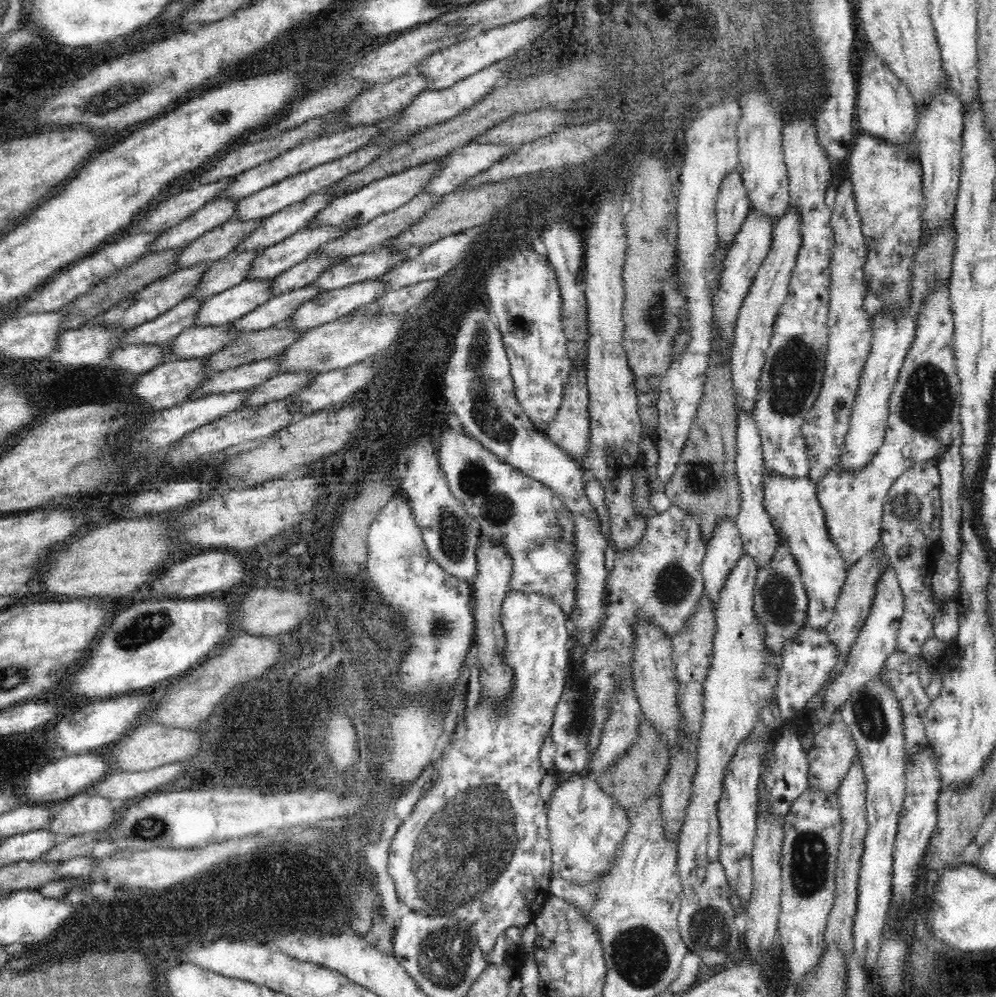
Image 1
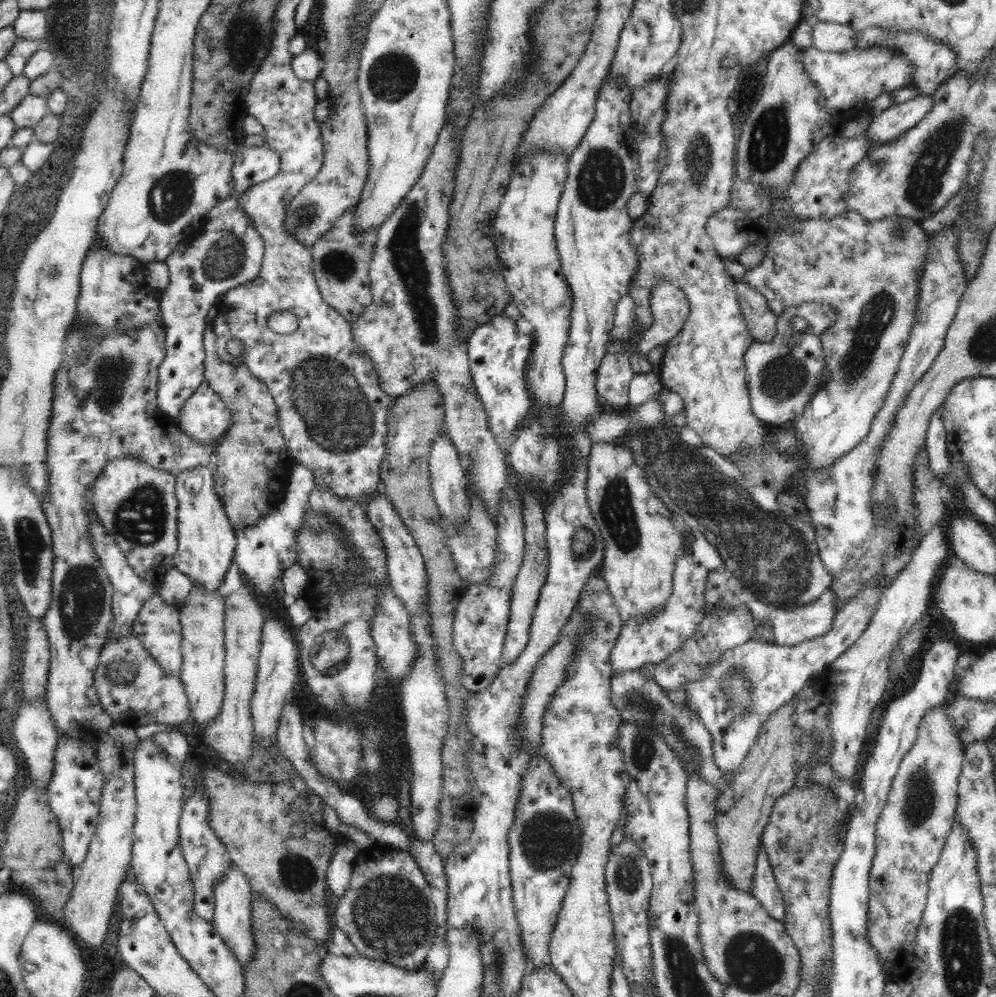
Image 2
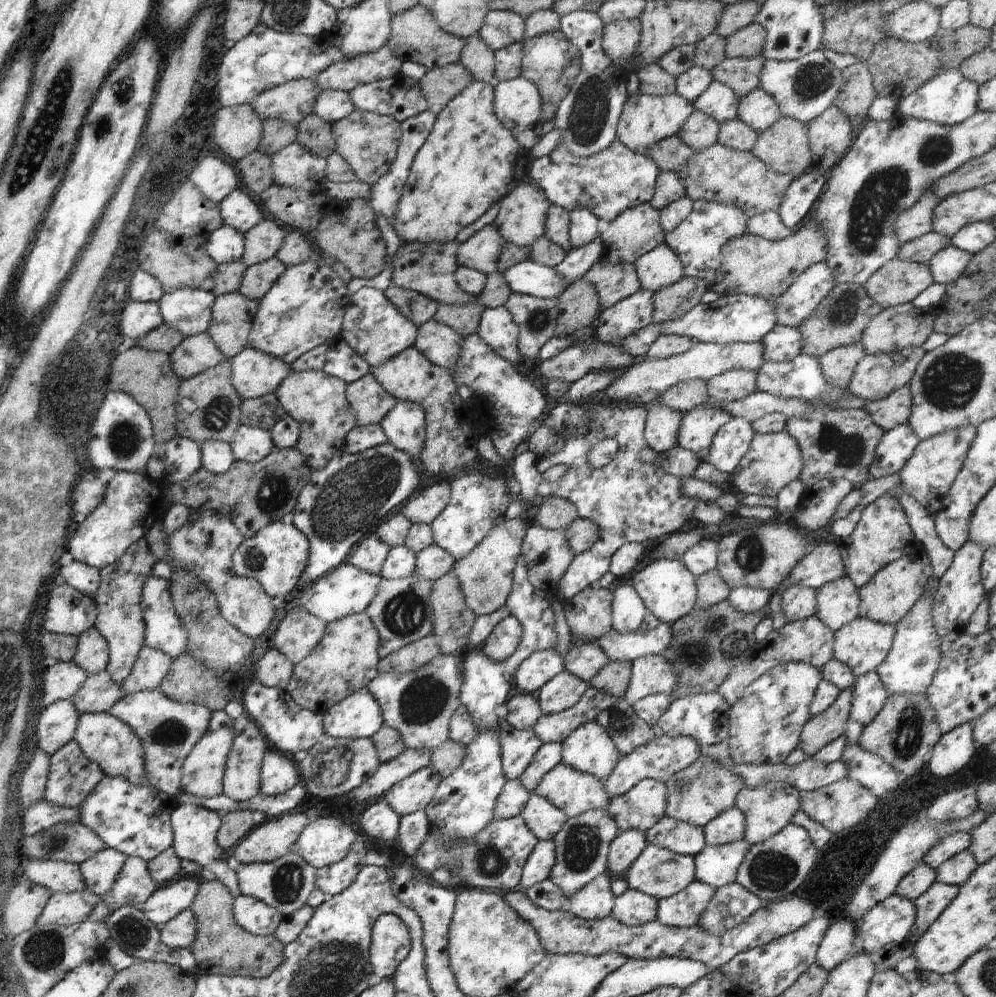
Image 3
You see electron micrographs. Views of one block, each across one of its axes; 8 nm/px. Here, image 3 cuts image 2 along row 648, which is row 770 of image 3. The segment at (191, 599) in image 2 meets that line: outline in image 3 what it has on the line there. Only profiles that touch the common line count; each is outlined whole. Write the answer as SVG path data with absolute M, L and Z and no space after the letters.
M213 711L206 734L194 745L184 759L181 788L192 796L209 799L223 793L223 776L232 746L233 719L225 711Z

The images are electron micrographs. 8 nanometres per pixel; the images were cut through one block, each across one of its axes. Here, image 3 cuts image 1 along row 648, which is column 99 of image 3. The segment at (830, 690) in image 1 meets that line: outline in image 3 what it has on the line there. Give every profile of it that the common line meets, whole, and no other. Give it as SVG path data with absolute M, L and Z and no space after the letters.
M106 847L78 864L87 890L99 897L109 894L127 858L119 850Z

